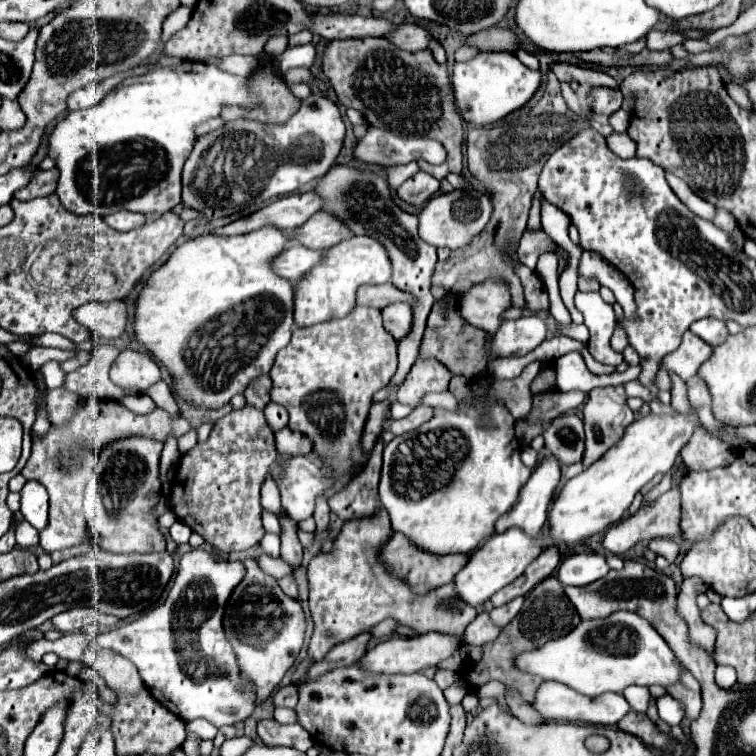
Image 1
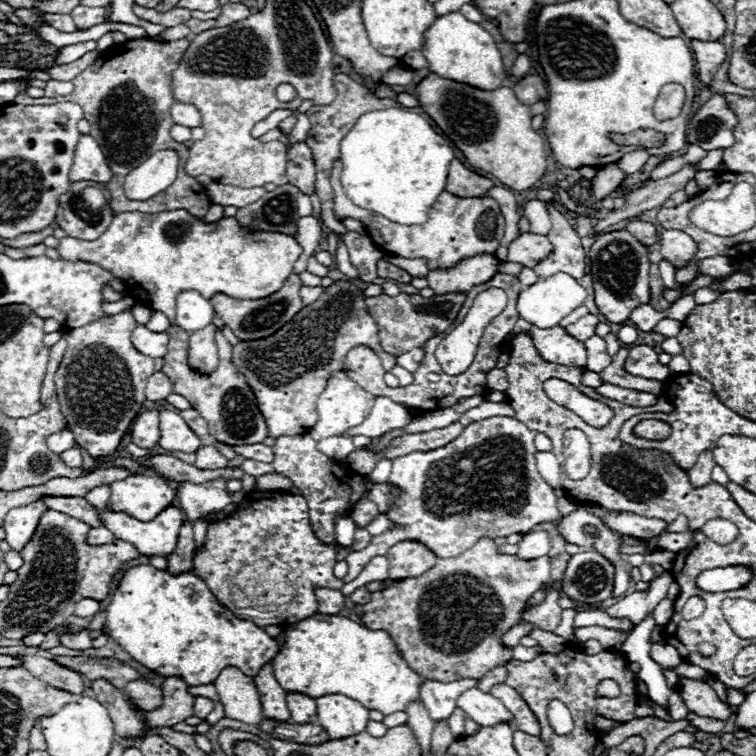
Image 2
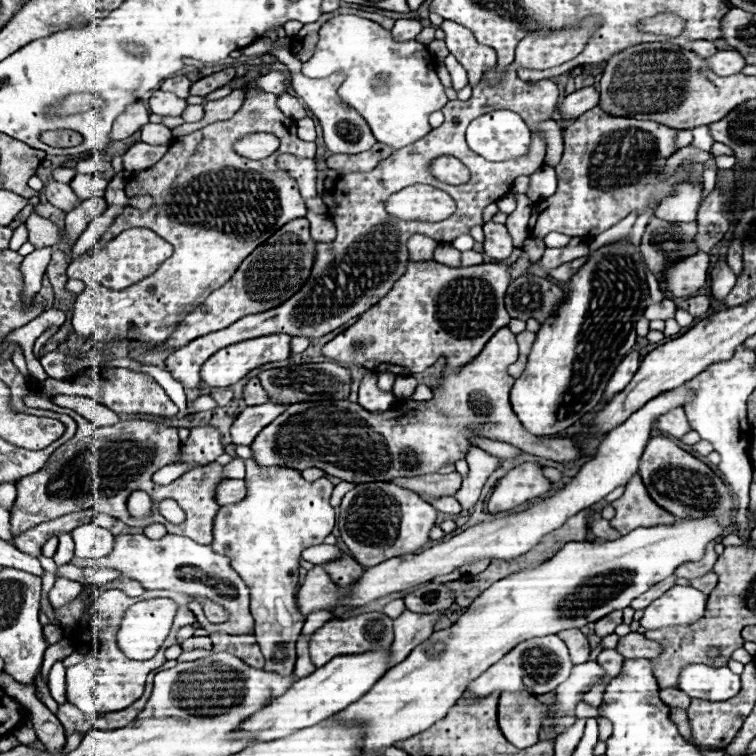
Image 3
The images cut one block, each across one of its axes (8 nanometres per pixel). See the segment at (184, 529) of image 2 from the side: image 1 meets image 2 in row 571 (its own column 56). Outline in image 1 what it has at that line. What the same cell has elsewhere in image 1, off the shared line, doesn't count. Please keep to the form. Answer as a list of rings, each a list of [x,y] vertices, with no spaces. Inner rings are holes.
[[[56,168],[44,170],[44,172],[36,172],[36,176],[32,178],[32,182],[26,188],[18,190],[14,196],[18,200],[32,200],[32,198],[38,198],[38,196],[54,194],[58,178],[60,178],[60,172]]]

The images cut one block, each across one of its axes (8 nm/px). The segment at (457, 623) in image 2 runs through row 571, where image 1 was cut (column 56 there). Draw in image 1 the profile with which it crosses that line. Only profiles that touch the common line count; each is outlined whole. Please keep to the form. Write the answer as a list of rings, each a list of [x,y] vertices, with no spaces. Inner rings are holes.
[[[88,400],[86,406],[74,416],[74,420],[66,426],[52,426],[46,438],[38,440],[34,438],[32,456],[26,462],[22,474],[26,478],[38,480],[50,494],[50,522],[44,532],[40,532],[40,546],[46,552],[56,552],[62,548],[86,544],[90,540],[86,518],[82,508],[70,508],[76,506],[76,494],[84,494],[86,476],[96,470],[98,466],[98,450],[104,448],[104,444],[120,438],[120,436],[152,436],[154,440],[164,442],[170,432],[176,436],[186,434],[190,428],[188,420],[184,416],[170,418],[170,414],[162,408],[152,410],[150,414],[138,416],[116,402],[102,402],[102,400]]]

